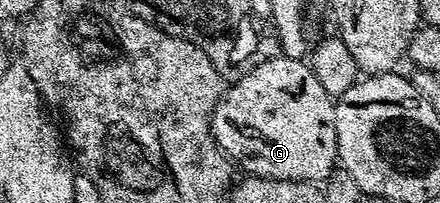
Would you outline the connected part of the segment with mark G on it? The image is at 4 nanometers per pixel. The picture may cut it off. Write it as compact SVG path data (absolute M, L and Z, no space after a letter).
M278 57L251 69L236 80L217 102L213 110L213 136L219 149L249 175L272 179L312 179L324 181L338 166L337 134L335 133L334 96L319 85L319 77L300 59Z

